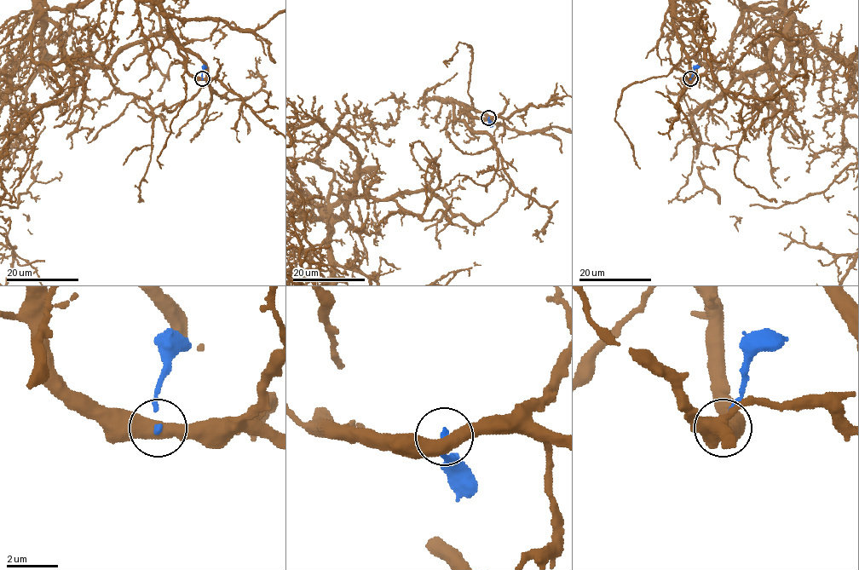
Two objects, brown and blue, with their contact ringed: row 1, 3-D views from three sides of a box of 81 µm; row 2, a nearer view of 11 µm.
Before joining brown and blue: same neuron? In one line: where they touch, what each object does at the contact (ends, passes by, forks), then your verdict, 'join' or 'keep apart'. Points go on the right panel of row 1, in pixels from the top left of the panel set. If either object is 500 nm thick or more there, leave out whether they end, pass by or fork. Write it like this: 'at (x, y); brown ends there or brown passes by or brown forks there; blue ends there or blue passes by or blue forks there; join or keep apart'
at (690, 78); keep apart

